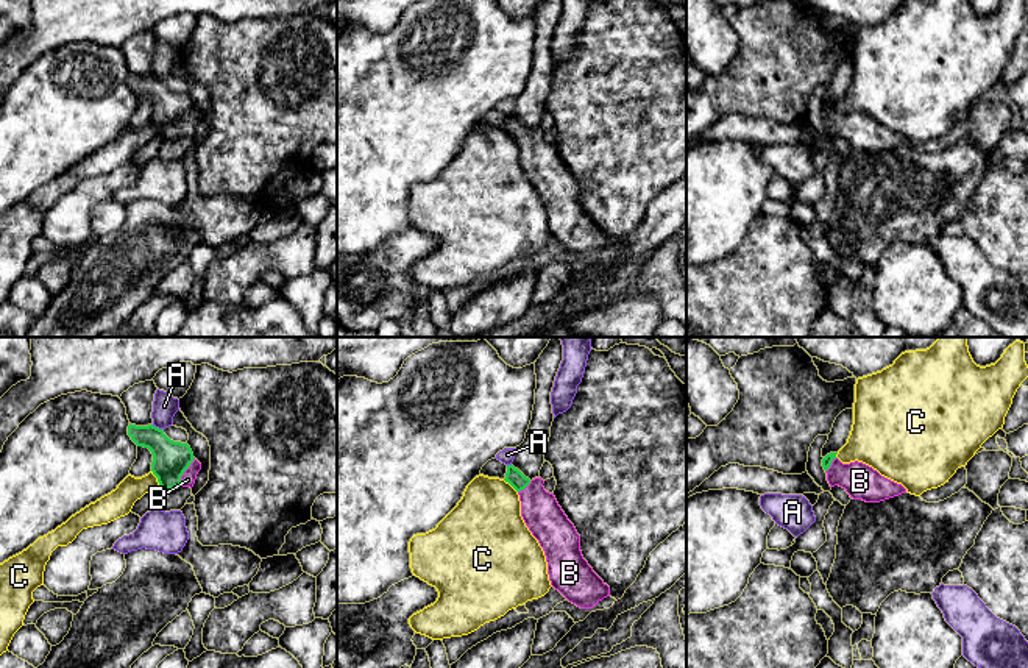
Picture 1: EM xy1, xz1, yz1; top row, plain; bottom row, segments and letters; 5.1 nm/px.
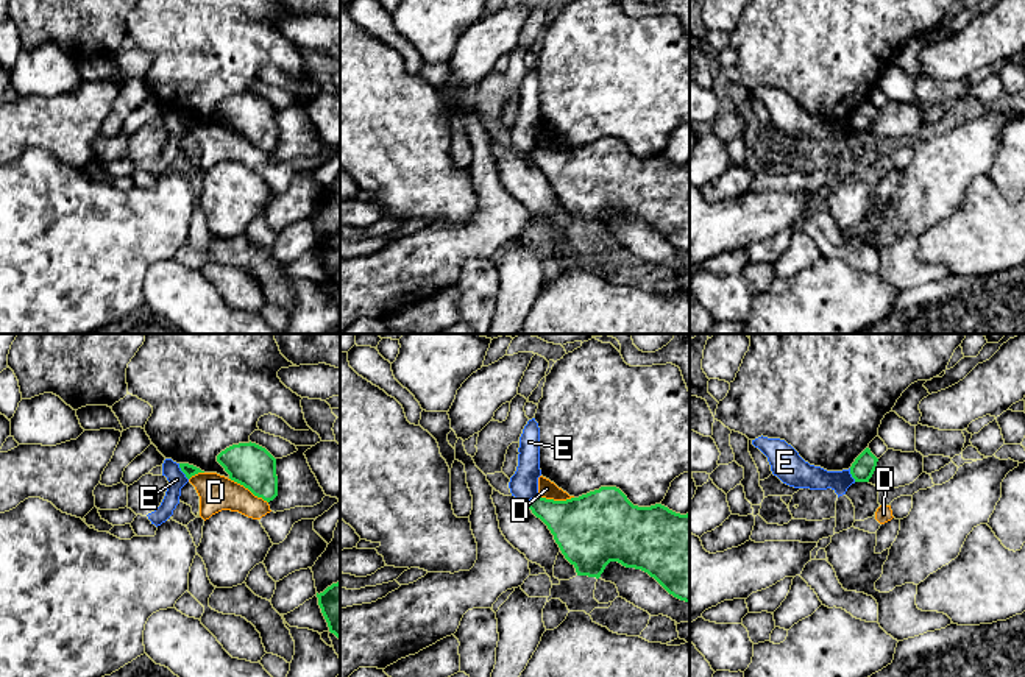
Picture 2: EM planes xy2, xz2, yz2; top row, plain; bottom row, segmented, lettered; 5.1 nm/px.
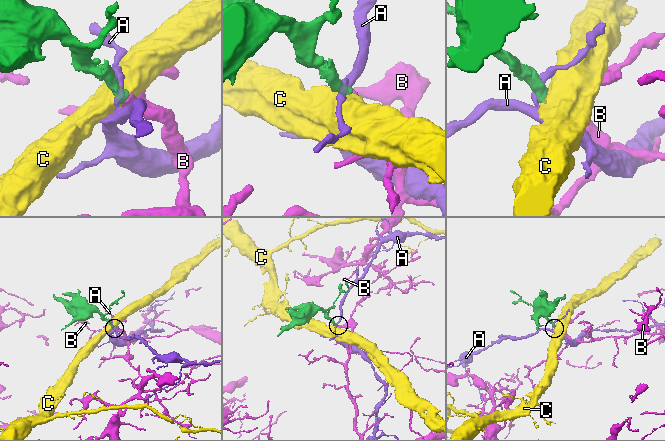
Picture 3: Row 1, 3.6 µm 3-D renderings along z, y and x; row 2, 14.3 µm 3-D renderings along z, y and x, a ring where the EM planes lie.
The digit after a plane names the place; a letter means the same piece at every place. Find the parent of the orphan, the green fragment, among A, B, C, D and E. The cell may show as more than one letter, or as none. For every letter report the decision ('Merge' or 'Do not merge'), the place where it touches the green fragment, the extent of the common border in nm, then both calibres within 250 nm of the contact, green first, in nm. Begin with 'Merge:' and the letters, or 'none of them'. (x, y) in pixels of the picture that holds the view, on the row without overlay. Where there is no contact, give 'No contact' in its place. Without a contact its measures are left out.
Merge: B
A: Do not merge. Touches green at xy1 (155, 77). Shared border 60 nm. Thickness 190 nm (green) against 130 nm
B: Merge. Touches green at xy1 (184, 120). Shared border 160 nm. Thickness 190 nm (green) against 80 nm
C: Do not merge. Touches green at xy1 (156, 127). Shared border 90 nm. Thickness 190 nm (green) against 140 nm
D: Do not merge. Touches green at xy2 (248, 139). Shared border 240 nm. Thickness 220 nm (green) against 180 nm
E: Do not merge. Touches green at xy2 (181, 120). Shared border 100 nm. Thickness 60 nm (green) against 100 nm

